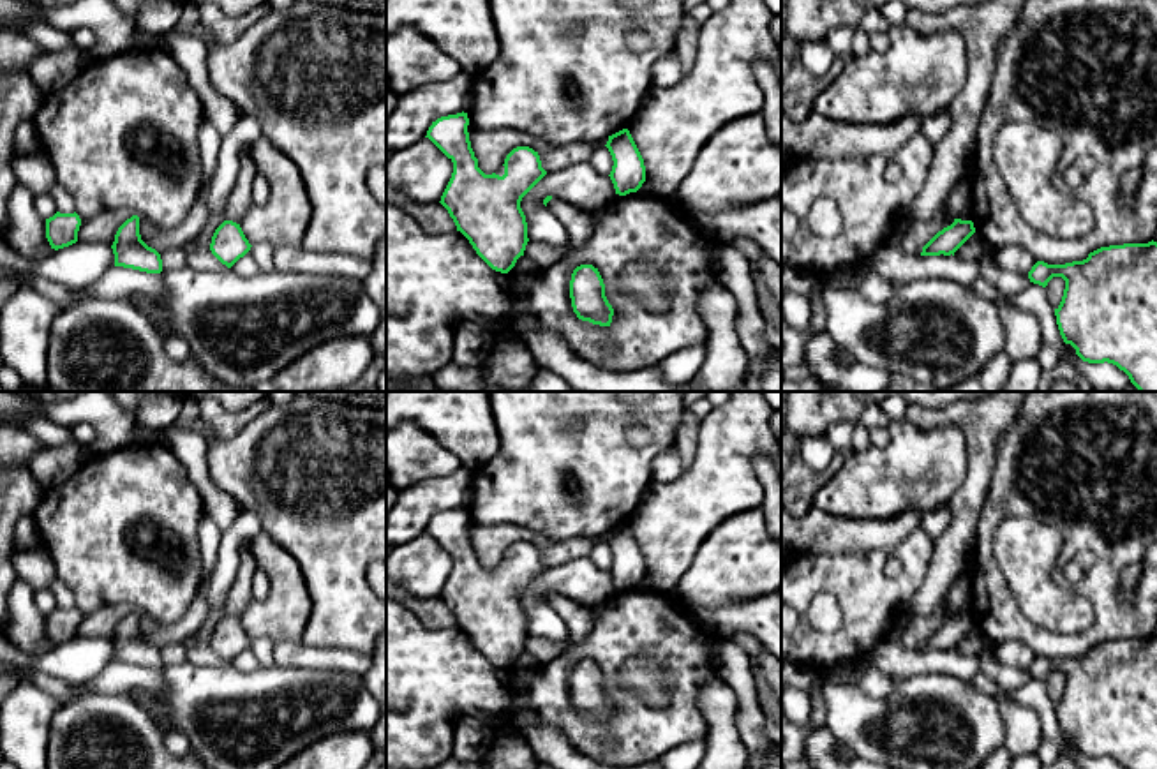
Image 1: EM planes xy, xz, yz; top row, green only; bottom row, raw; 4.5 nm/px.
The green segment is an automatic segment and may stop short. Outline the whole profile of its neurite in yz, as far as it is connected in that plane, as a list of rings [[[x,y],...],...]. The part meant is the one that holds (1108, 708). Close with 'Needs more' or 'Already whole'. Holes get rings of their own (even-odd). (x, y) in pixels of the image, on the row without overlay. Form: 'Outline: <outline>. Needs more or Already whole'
Outline: [[[1157,637],[1101,642],[1086,654],[1065,660],[1037,656],[1028,667],[1030,677],[1042,683],[1053,672],[1065,676],[1062,697],[1055,704],[1060,730],[1083,757],[1108,757],[1125,769],[1157,769]]]. Already whole

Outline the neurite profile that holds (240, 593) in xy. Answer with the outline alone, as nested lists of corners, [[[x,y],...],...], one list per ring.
[[[249,540],[240,549],[240,566],[226,596],[226,616],[242,617],[247,603],[252,600],[252,577],[258,570]]]

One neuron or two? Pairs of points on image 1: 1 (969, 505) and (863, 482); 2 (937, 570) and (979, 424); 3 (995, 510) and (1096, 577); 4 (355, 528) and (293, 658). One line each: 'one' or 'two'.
1: two
2: one
3: one
4: two

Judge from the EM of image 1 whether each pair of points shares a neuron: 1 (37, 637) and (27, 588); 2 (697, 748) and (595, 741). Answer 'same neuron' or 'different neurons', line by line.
1: same neuron
2: different neurons

